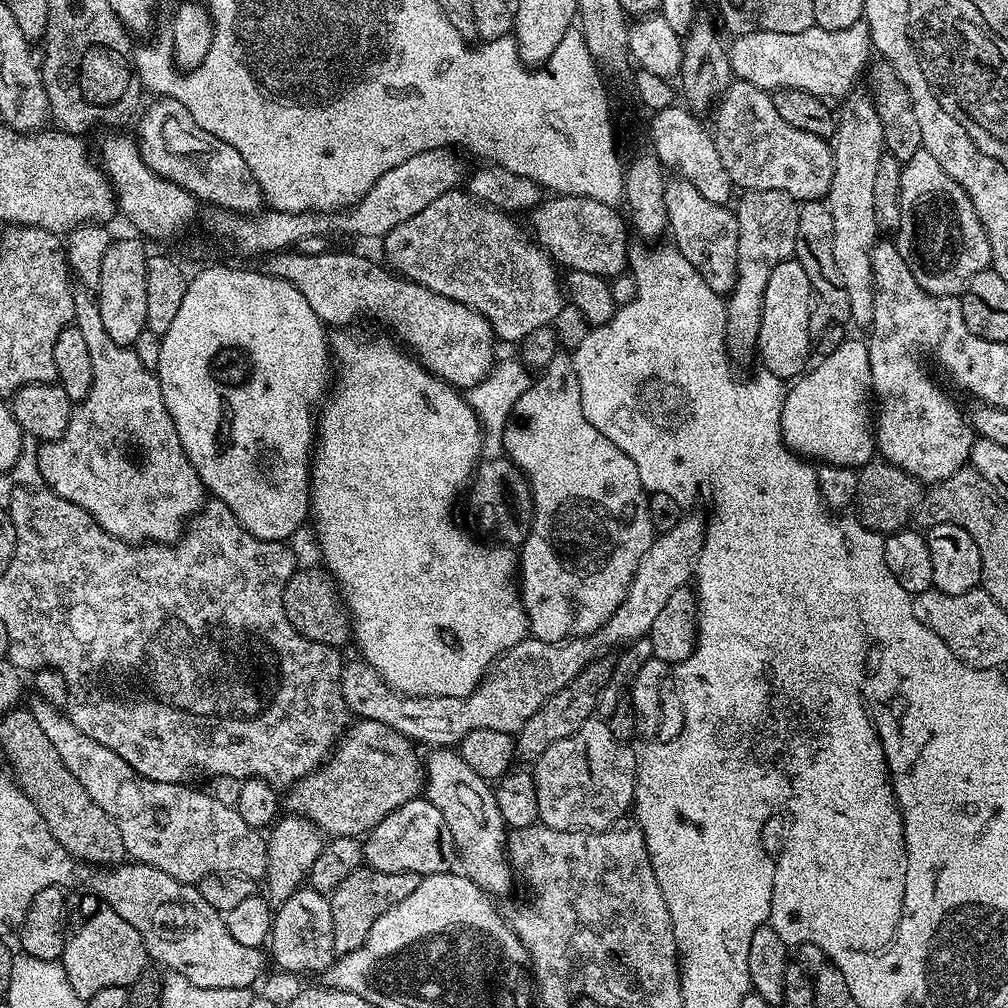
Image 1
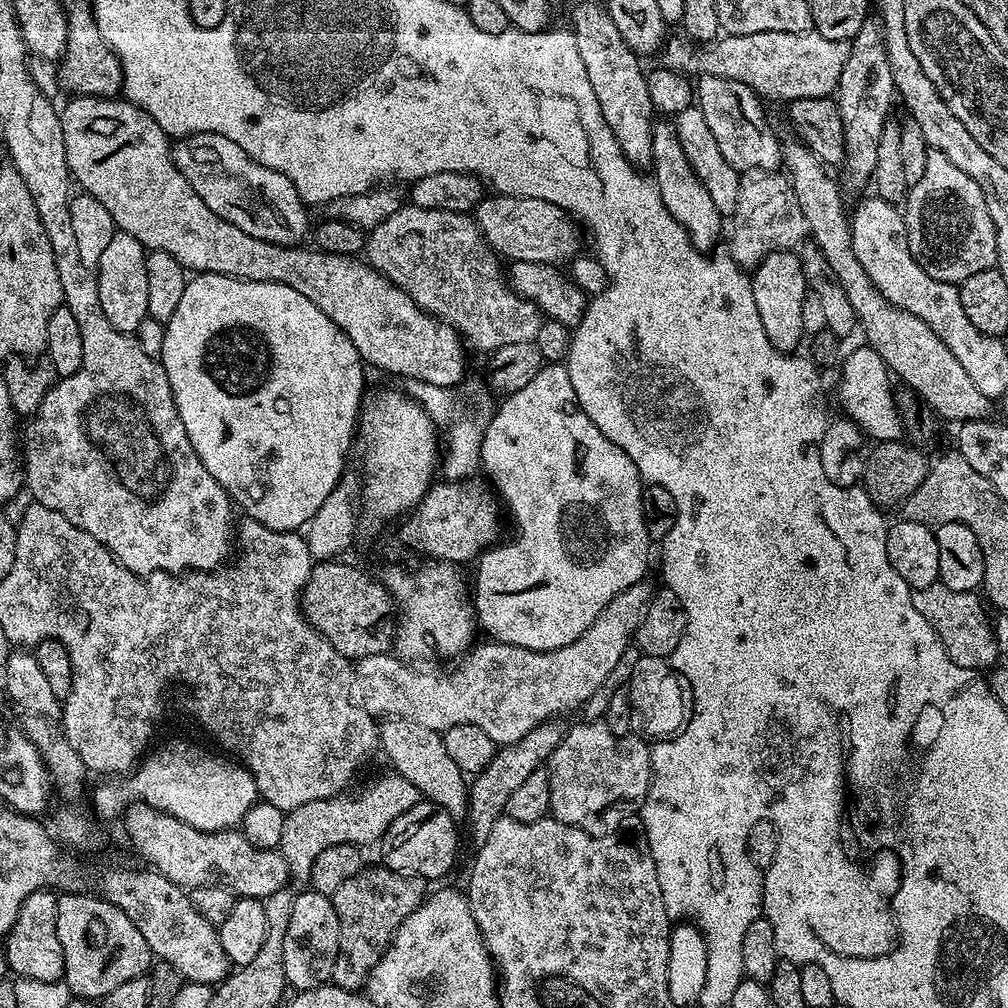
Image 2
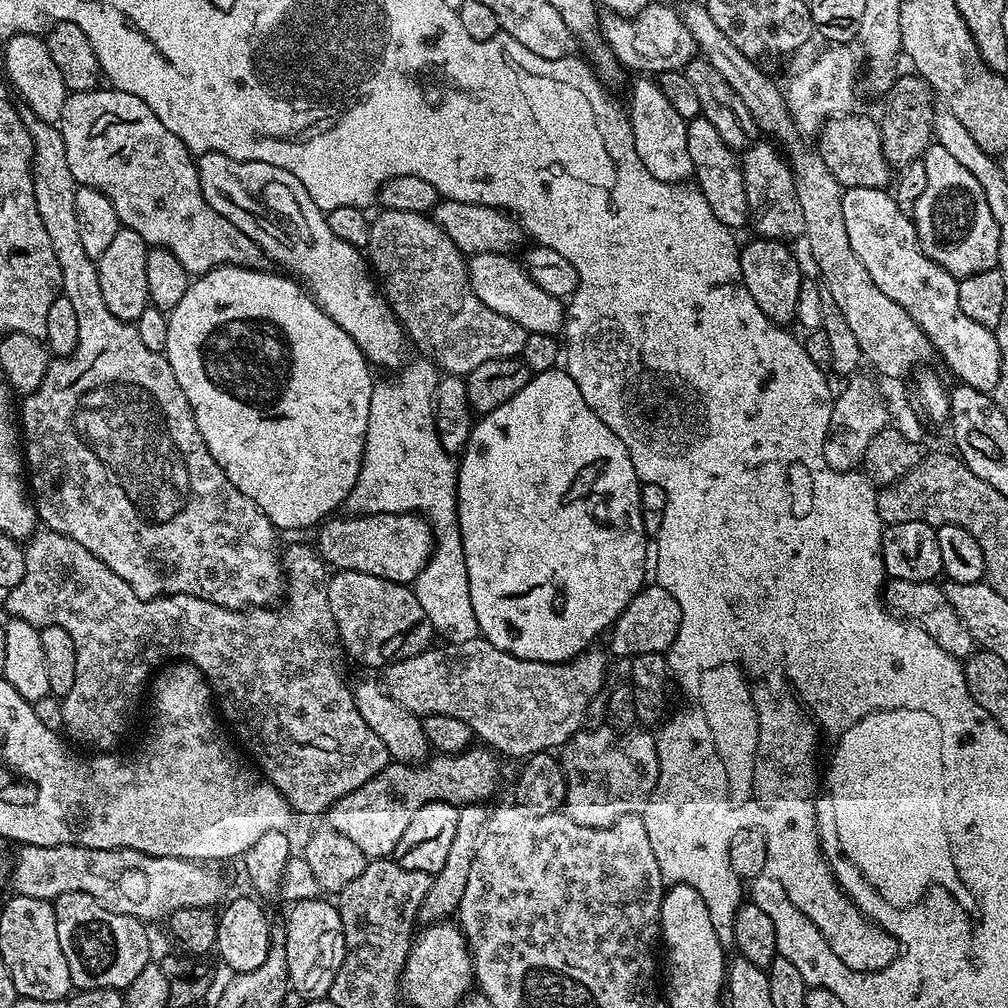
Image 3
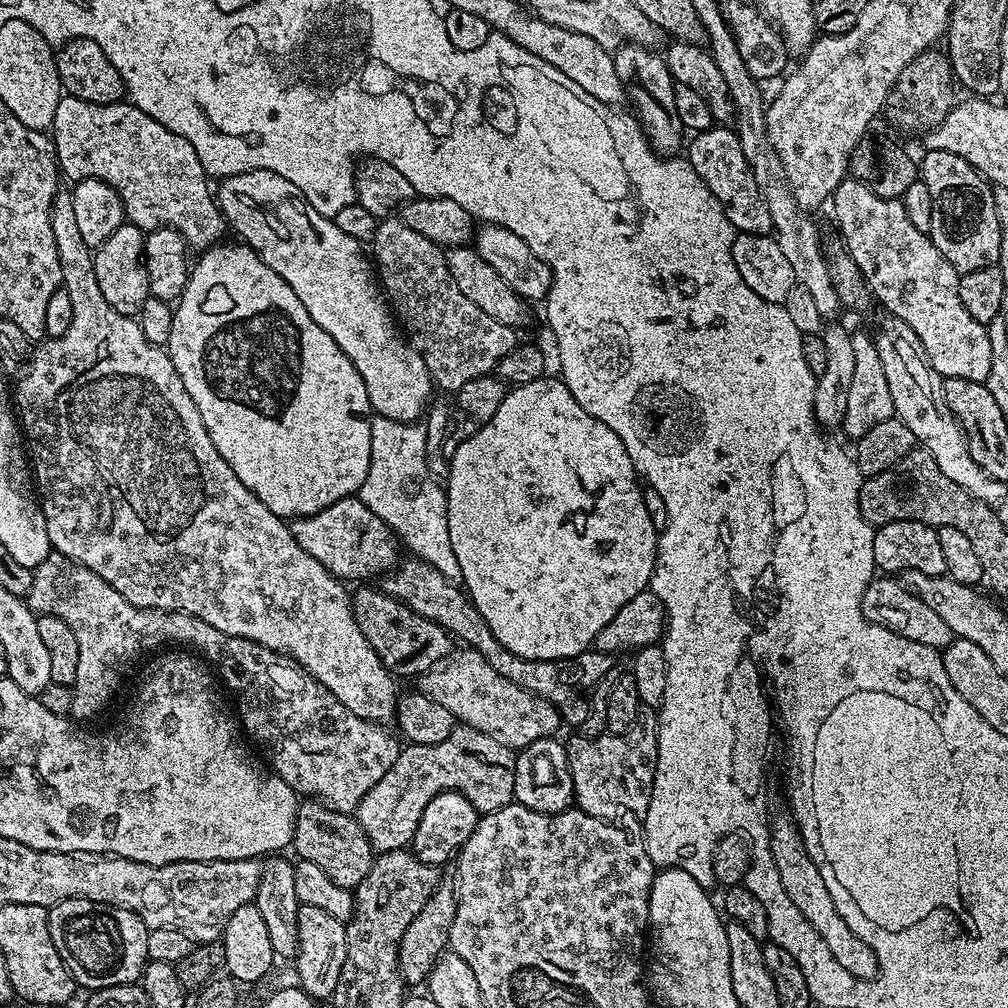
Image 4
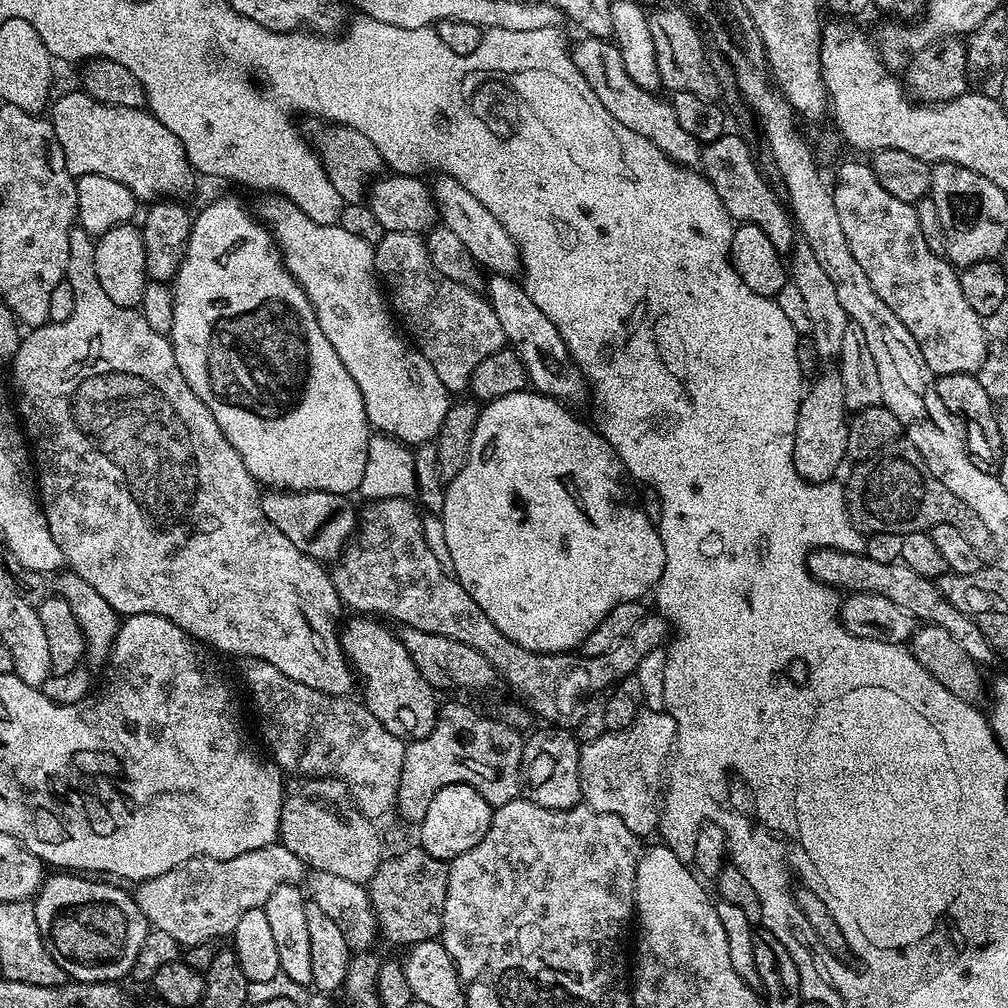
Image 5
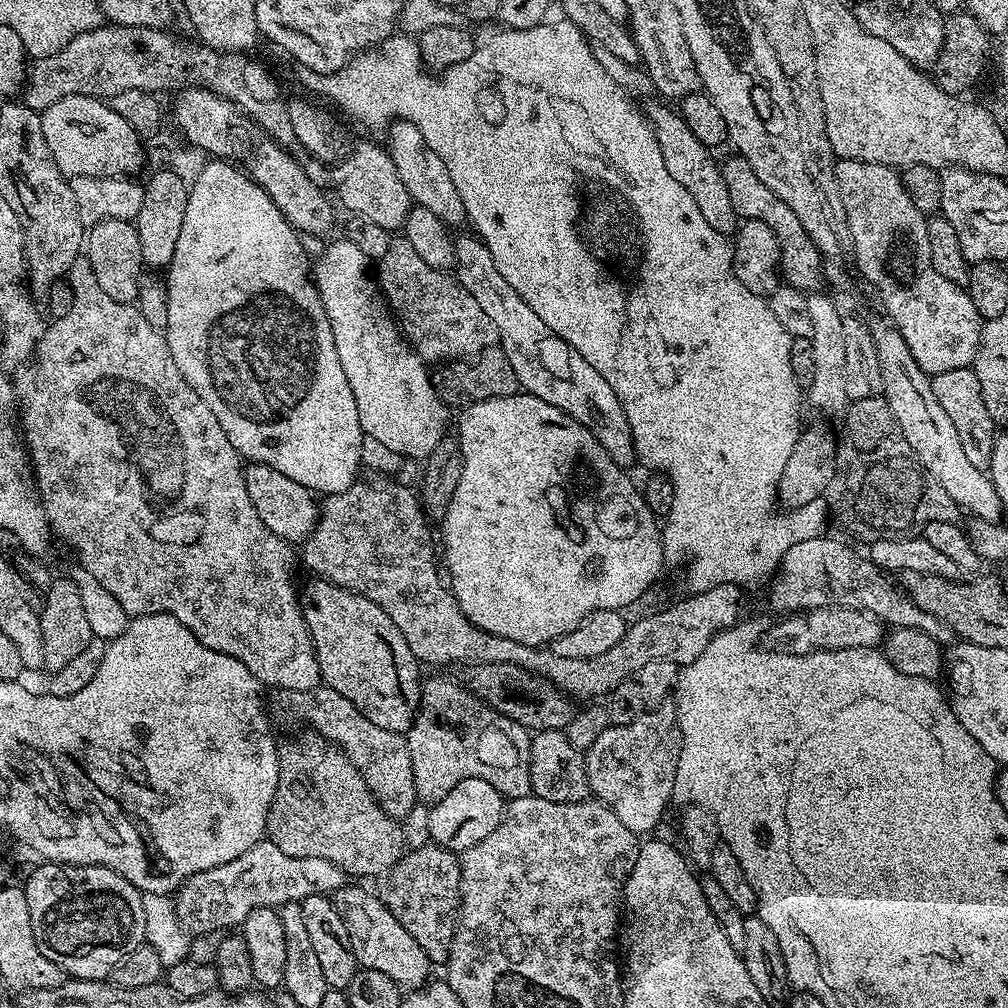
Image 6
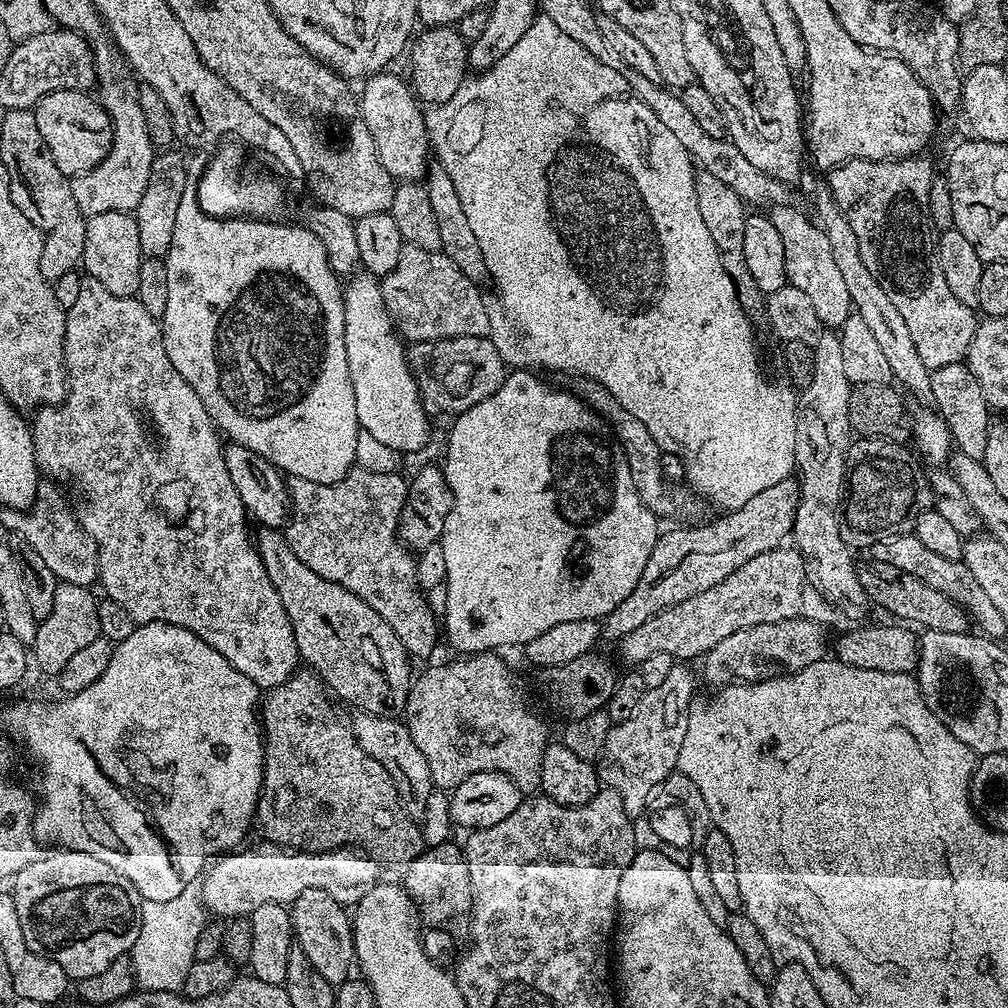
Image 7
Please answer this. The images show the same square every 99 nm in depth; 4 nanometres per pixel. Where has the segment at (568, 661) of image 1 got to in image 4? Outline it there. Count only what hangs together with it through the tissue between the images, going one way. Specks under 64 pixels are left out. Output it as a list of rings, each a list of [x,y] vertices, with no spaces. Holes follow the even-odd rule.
[[[467,646],[449,652],[448,657],[437,662],[429,672],[421,672],[418,677],[418,690],[428,696],[442,710],[450,710],[462,724],[468,724],[482,734],[498,738],[506,747],[519,750],[538,742],[547,736],[555,737],[560,728],[560,716],[556,713],[557,705],[550,700],[543,700],[533,692],[514,686],[510,678],[502,678],[494,666],[486,660],[481,652]]]

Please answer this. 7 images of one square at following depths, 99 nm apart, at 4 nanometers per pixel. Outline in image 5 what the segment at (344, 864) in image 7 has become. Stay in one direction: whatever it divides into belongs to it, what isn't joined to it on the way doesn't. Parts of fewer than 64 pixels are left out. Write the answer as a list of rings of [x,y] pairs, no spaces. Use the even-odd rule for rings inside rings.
[[[277,842],[229,860],[187,860],[158,878],[139,881],[134,895],[152,928],[166,930],[181,946],[191,946],[219,941],[219,936],[231,937],[246,910],[263,908],[278,886],[299,885],[305,876],[305,864]]]

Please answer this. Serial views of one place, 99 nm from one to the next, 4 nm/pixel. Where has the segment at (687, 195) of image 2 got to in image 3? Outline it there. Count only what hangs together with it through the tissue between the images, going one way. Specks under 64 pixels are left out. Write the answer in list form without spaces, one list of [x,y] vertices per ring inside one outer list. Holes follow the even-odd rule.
[[[640,74],[628,88],[628,121],[634,134],[634,150],[642,158],[642,166],[658,178],[658,182],[688,182],[693,179],[694,162],[690,162],[690,150],[686,146],[688,121],[670,106],[666,94],[662,94],[659,83],[651,75]]]

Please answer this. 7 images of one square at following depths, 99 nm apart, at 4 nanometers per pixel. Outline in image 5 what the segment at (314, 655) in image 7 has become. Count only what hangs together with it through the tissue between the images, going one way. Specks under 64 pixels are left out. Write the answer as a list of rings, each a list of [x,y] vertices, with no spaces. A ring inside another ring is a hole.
[[[364,614],[353,617],[345,628],[343,625],[339,629],[340,642],[359,683],[360,680],[364,683],[364,707],[399,740],[411,742],[426,738],[434,730],[438,719],[437,693],[432,684],[426,682],[418,666],[414,666],[414,658],[410,658],[399,635],[395,631],[391,632],[387,623]]]

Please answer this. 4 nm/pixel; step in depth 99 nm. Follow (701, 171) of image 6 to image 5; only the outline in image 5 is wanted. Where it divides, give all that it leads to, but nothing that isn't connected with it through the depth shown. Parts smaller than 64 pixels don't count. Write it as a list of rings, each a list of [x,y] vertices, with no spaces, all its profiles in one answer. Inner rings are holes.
[[[580,38],[576,49],[571,49],[572,61],[586,78],[586,82],[598,94],[598,102],[606,110],[610,110],[610,118],[622,122],[626,130],[634,130],[642,138],[654,142],[658,150],[662,150],[675,164],[681,166],[696,166],[700,163],[702,145],[691,134],[682,130],[678,117],[674,115],[671,103],[663,100],[663,95],[648,92],[630,74],[626,74],[626,66],[622,66],[622,54],[616,49],[615,43],[604,38]]]

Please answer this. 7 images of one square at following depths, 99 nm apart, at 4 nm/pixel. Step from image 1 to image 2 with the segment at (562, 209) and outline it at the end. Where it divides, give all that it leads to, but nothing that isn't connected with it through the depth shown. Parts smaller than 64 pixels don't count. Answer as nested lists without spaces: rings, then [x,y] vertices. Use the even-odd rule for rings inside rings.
[[[490,194],[474,209],[474,219],[493,252],[508,262],[521,260],[560,266],[581,251],[577,225],[558,206],[542,202],[542,198]]]

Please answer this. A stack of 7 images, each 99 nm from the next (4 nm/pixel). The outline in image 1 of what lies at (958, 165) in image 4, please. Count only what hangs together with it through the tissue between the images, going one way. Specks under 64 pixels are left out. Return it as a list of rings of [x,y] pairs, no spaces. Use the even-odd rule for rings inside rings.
[[[921,150],[914,158],[903,161],[901,174],[902,218],[894,232],[895,246],[922,290],[935,296],[959,297],[970,278],[992,262],[990,242],[974,210],[974,202],[970,202],[966,190],[942,170],[942,165],[929,152]]]

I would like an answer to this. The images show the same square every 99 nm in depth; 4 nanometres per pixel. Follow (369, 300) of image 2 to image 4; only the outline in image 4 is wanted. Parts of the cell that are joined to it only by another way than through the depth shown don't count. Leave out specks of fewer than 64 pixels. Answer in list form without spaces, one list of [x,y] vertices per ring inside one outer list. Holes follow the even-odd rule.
[[[64,94],[58,102],[53,124],[50,129],[52,145],[56,148],[56,162],[61,173],[69,176],[69,181],[101,180],[106,182],[122,198],[122,206],[127,223],[138,226],[146,234],[156,228],[173,228],[182,234],[189,249],[203,250],[211,248],[225,239],[226,221],[216,203],[210,177],[204,171],[202,162],[182,138],[182,134],[174,134],[174,130],[166,130],[162,122],[154,122],[150,114],[138,110],[130,102],[114,104],[91,104],[73,96]]]

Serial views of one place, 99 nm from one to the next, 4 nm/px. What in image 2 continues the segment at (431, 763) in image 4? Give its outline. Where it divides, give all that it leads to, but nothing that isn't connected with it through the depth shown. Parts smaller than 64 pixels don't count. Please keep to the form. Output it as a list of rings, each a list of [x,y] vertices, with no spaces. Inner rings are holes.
[[[395,774],[387,775],[370,781],[368,788],[353,796],[341,794],[328,800],[306,802],[306,806],[298,806],[298,810],[285,815],[278,851],[286,858],[288,875],[295,883],[297,880],[298,883],[307,885],[311,881],[314,858],[318,858],[322,850],[339,844],[375,845],[386,834],[394,818],[406,814],[406,810],[421,803],[422,797],[414,782],[406,782],[406,778]]]

